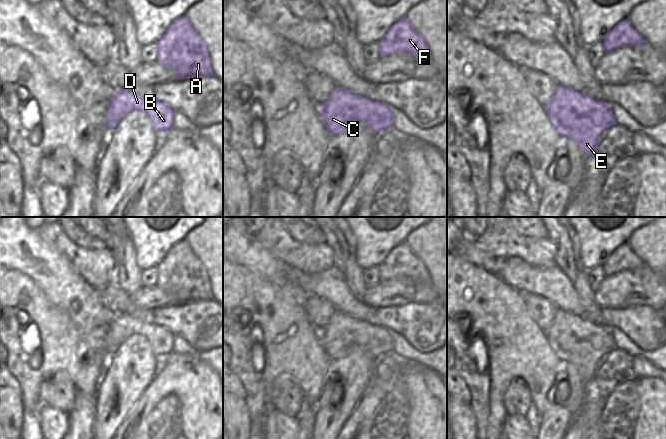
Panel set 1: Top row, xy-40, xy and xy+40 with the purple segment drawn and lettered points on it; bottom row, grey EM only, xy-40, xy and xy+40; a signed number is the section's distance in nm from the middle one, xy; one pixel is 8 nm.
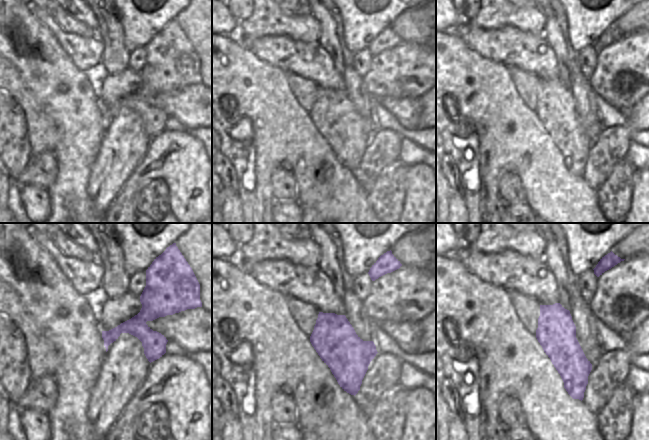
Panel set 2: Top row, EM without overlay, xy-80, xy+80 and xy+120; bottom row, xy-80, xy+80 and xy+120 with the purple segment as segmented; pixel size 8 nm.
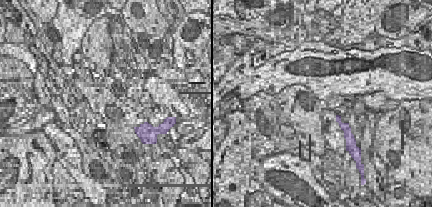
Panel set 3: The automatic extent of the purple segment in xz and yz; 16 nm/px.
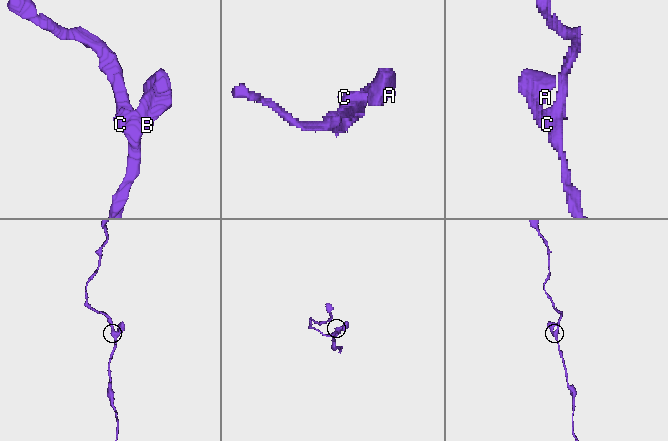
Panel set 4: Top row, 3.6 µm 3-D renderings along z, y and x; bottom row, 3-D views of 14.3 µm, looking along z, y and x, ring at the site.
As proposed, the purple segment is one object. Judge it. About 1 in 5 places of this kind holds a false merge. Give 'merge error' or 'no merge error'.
no merge error

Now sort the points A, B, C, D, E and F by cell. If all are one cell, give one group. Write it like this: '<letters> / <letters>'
A B C D E F

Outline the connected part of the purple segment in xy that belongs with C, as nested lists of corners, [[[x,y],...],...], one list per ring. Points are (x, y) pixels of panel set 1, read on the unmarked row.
[[[336,311],[329,322],[319,329],[319,336],[325,352],[332,359],[344,357],[347,348],[352,345],[362,345],[374,359],[393,351],[389,329],[340,311]]]

